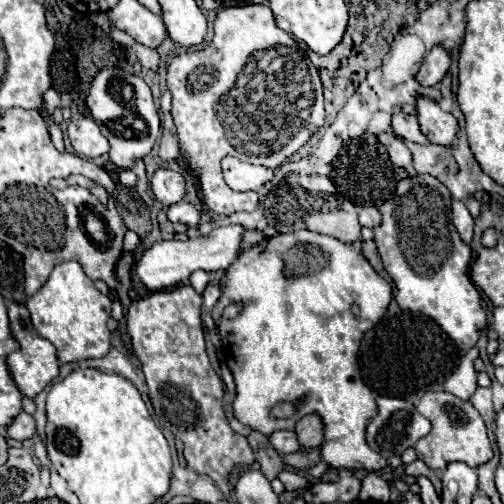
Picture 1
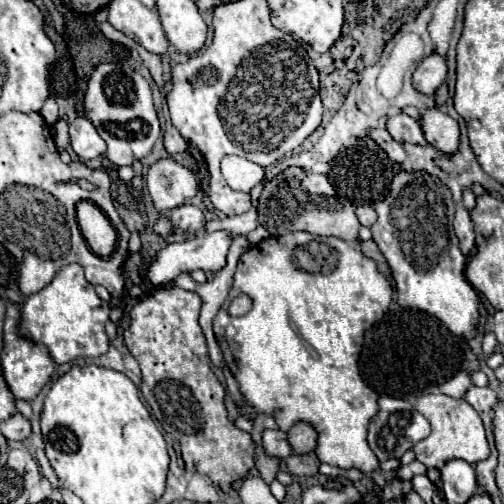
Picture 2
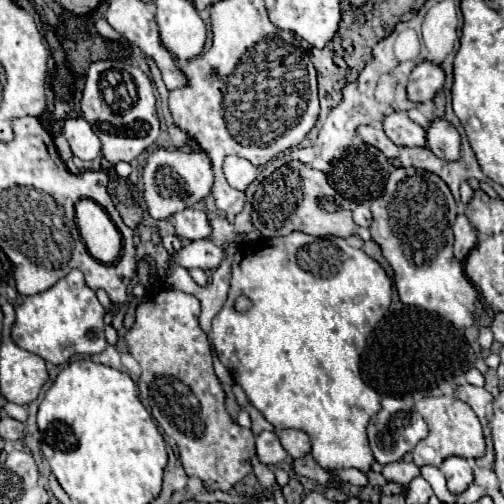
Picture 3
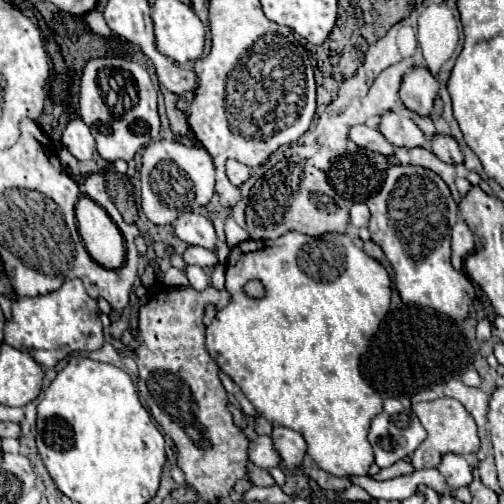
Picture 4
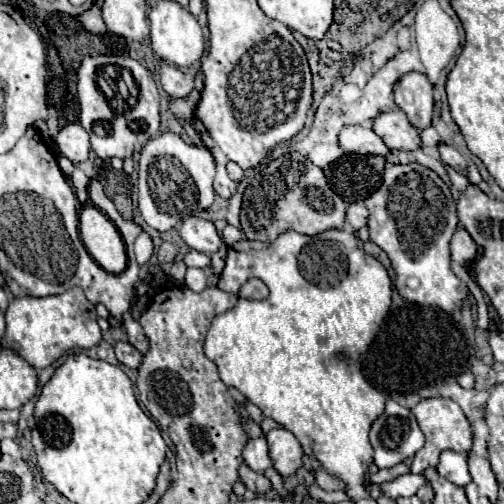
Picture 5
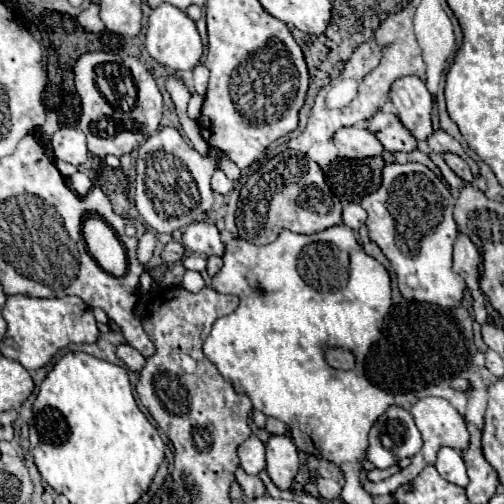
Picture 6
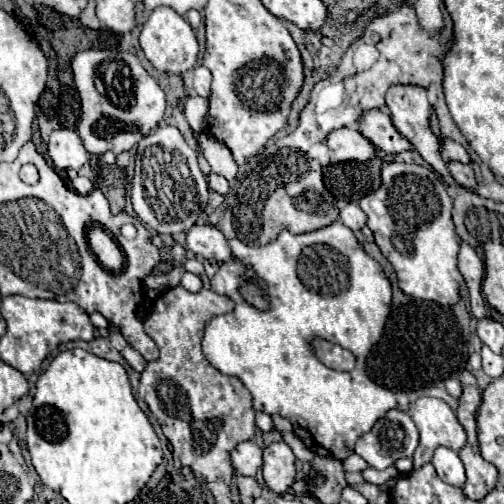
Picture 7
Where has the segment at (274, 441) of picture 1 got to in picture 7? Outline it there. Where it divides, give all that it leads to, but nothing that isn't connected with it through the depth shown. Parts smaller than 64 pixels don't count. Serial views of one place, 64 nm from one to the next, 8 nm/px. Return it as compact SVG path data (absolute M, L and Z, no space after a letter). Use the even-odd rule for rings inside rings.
M252 440L238 444L232 452L232 466L236 474L256 476L258 468L262 466L262 448Z

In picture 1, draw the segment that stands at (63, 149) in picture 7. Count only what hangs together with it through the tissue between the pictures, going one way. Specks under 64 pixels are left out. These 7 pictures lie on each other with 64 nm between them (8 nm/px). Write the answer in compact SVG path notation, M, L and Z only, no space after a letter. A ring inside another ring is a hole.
M88 116L70 120L68 138L72 142L74 152L82 158L98 158L110 150L110 144L106 136L100 132L100 126L96 124L96 120Z

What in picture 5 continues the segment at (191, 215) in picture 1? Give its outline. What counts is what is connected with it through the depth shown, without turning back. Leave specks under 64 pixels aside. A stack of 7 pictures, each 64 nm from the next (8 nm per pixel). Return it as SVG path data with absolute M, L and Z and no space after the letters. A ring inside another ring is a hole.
M188 216L188 220L182 220L178 224L178 234L190 248L204 254L214 254L222 244L214 224L200 216Z

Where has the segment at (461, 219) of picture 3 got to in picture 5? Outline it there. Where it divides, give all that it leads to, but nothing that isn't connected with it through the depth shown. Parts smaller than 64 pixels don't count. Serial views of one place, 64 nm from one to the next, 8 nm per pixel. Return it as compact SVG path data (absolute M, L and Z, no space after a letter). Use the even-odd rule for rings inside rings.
M458 226L452 242L450 242L450 250L452 250L452 270L456 276L460 276L466 286L470 288L470 292L474 294L476 302L478 302L478 328L482 328L484 332L488 332L488 312L486 312L486 302L484 302L484 294L480 290L480 286L476 284L476 280L470 274L470 262L476 258L476 244L470 238L470 234L466 232L466 228Z

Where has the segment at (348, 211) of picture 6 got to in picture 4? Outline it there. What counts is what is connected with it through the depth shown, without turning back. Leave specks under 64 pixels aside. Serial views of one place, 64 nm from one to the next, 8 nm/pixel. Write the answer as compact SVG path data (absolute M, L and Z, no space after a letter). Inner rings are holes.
M354 204L352 210L350 210L350 218L352 218L352 224L356 228L362 228L362 226L368 226L368 220L370 220L370 210L366 204Z

